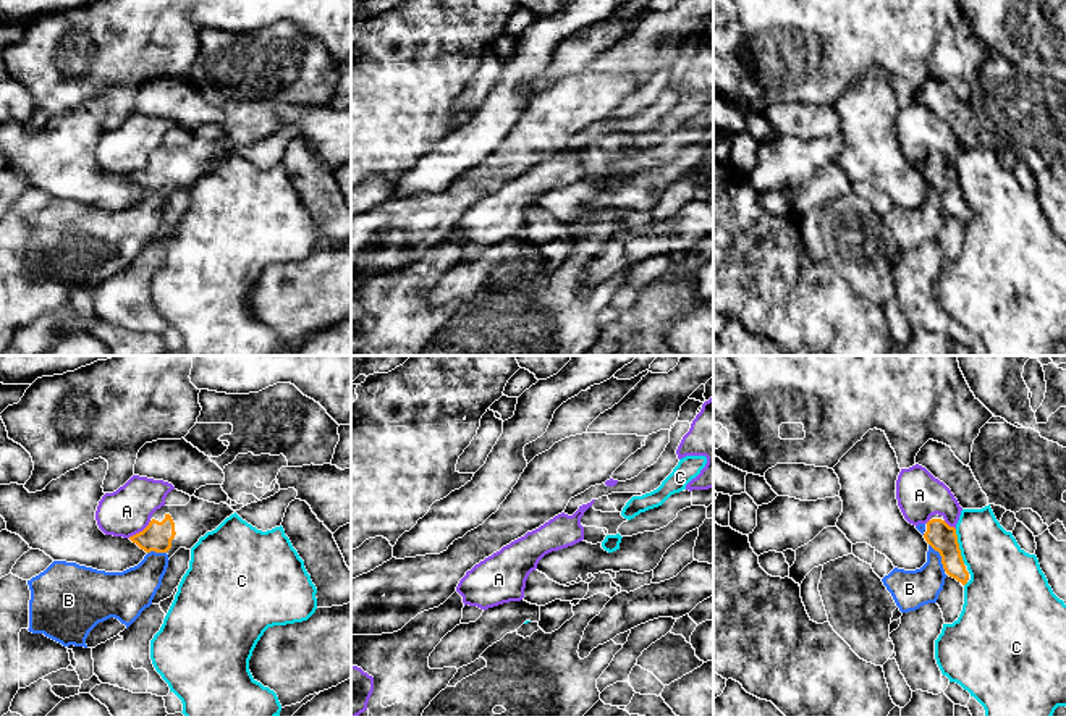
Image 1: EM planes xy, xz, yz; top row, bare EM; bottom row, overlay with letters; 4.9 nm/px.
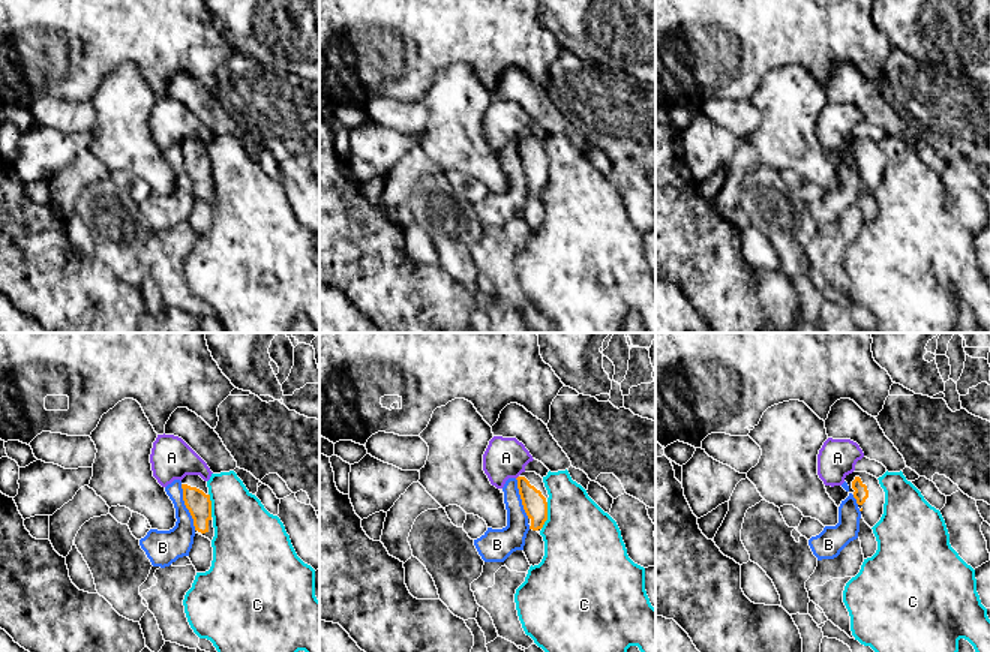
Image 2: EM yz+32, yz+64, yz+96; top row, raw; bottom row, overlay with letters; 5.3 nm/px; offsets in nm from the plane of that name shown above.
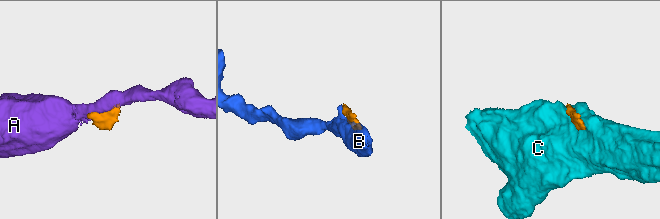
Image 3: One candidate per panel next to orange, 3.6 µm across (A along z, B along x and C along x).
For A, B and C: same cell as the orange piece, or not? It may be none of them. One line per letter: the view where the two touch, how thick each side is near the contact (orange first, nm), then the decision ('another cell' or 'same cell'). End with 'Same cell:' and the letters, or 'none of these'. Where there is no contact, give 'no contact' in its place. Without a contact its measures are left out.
A: meets orange in xy; 150 nm thick on the orange side, 240 nm on the other; another cell
B: meets orange in yz; 140 nm thick on the orange side, 190 nm on the other; another cell
C: meets orange in yz; 140 nm thick on the orange side, 300 nm on the other; another cell
Same cell: none of these

